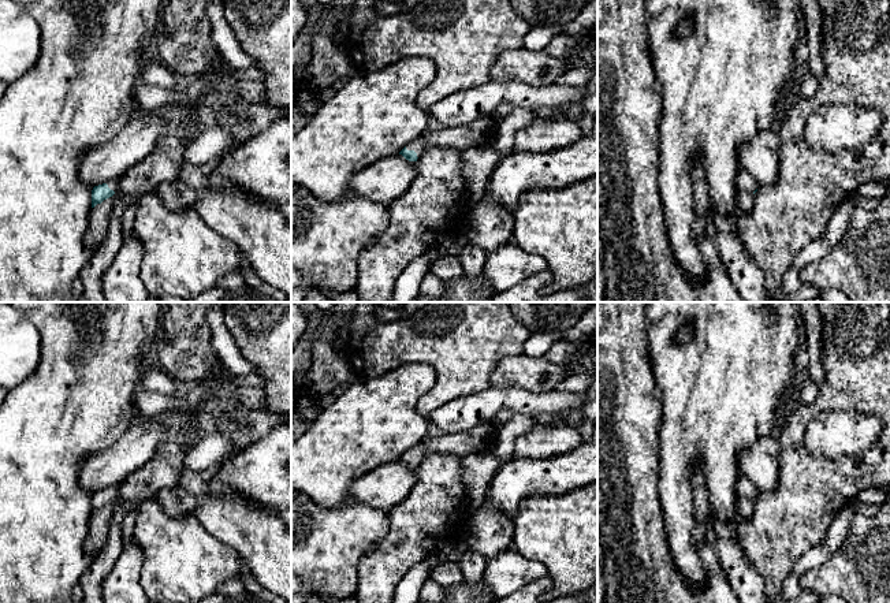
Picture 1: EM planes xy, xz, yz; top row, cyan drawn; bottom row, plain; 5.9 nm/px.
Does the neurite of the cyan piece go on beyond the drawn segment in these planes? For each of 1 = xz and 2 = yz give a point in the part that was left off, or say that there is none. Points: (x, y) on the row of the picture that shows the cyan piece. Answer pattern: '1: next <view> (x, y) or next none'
1: next xz (419, 145)
2: next yz (745, 181)

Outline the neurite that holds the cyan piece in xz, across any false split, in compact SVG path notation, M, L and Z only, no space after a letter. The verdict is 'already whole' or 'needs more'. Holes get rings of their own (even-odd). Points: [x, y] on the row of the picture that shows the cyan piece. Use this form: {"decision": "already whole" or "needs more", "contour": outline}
{"decision": "needs more", "contour": "M424 135L405 146L399 155L402 155L409 161L417 161L417 159L425 152Z"}

